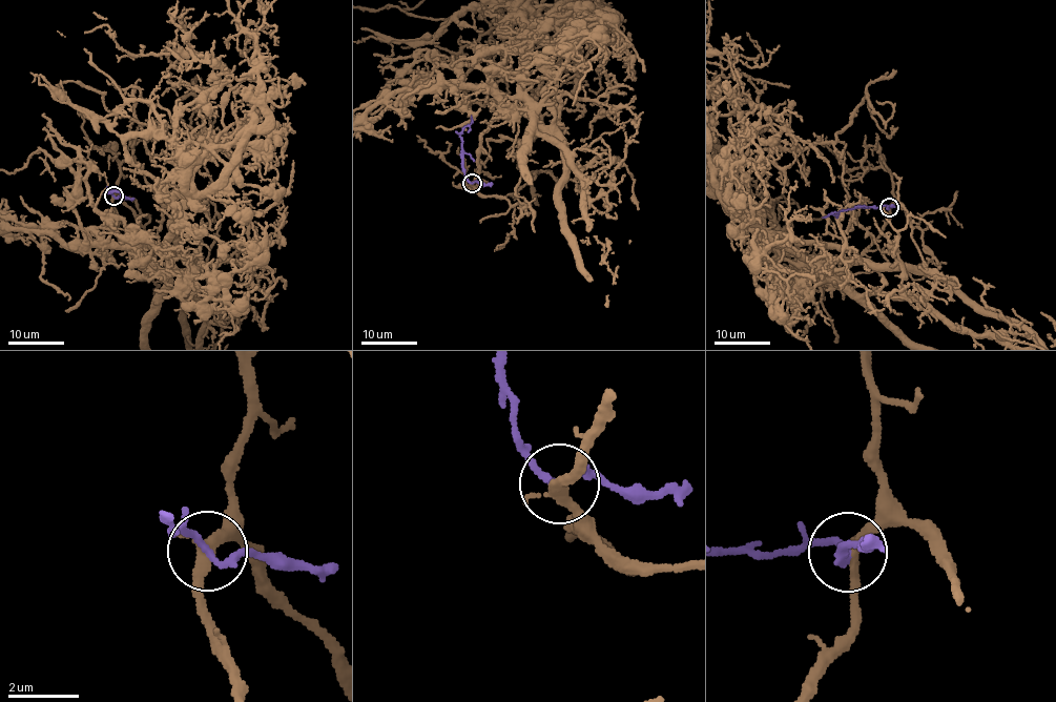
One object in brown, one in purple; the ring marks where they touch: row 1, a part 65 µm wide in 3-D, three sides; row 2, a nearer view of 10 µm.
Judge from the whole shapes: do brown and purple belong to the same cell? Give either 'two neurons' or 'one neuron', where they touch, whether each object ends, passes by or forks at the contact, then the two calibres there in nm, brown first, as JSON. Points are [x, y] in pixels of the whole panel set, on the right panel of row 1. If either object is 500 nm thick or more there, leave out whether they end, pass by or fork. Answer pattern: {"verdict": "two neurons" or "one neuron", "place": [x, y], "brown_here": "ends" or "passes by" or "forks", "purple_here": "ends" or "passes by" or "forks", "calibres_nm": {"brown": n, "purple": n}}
{"verdict": "one neuron", "place": [889, 207], "brown_here": "passes by", "purple_here": "passes by", "calibres_nm": {"brown": 280, "purple": 180}}

